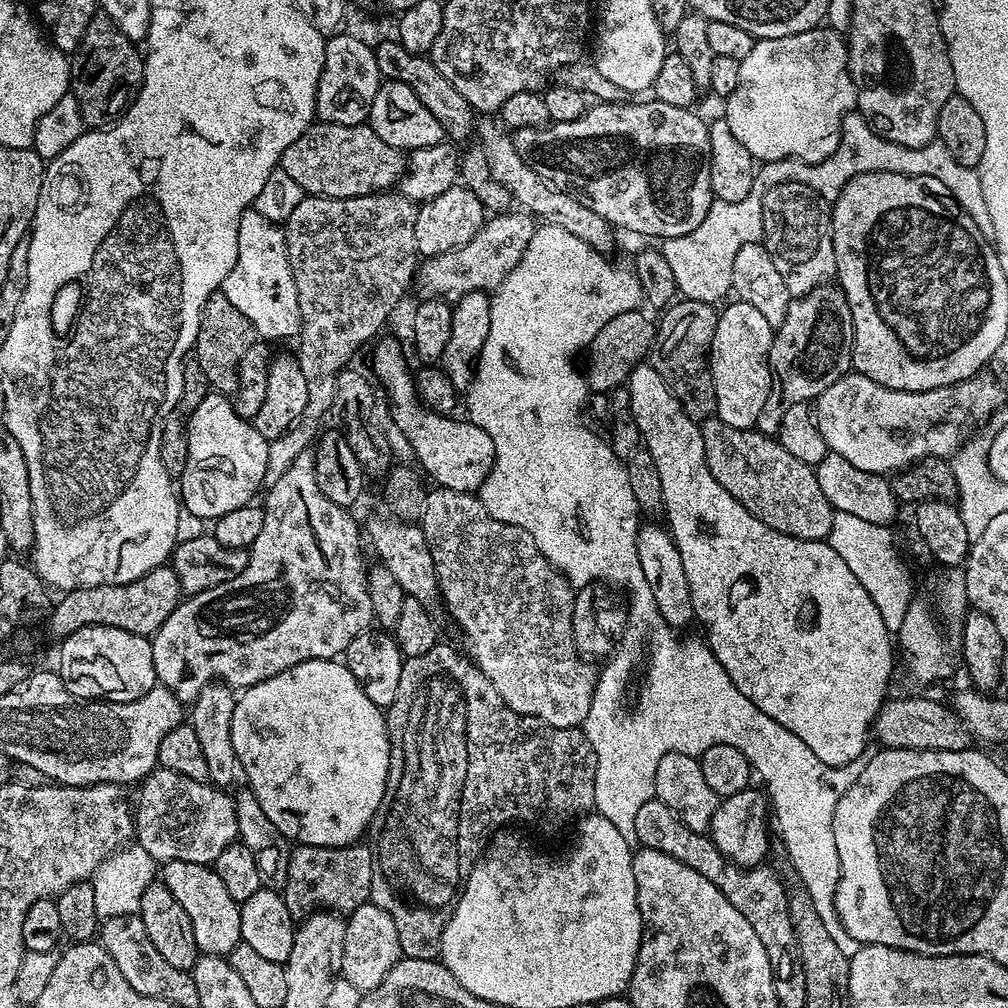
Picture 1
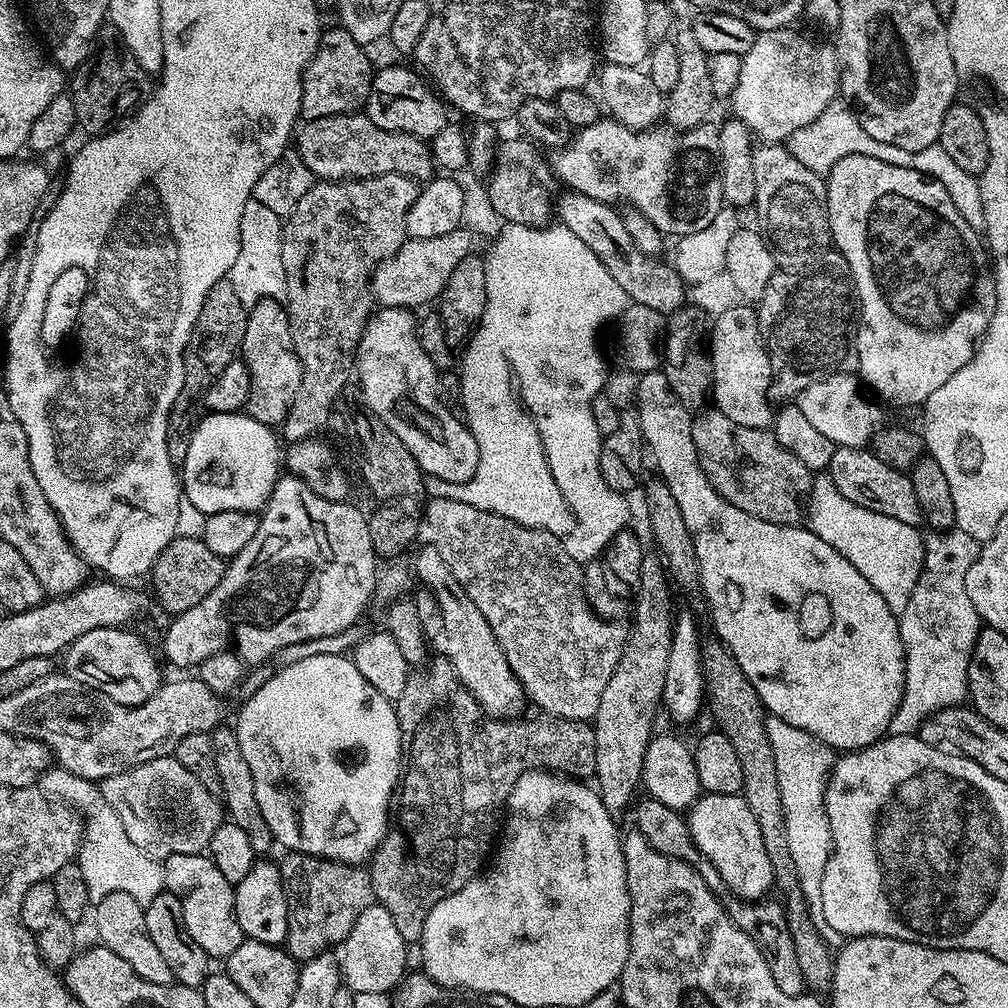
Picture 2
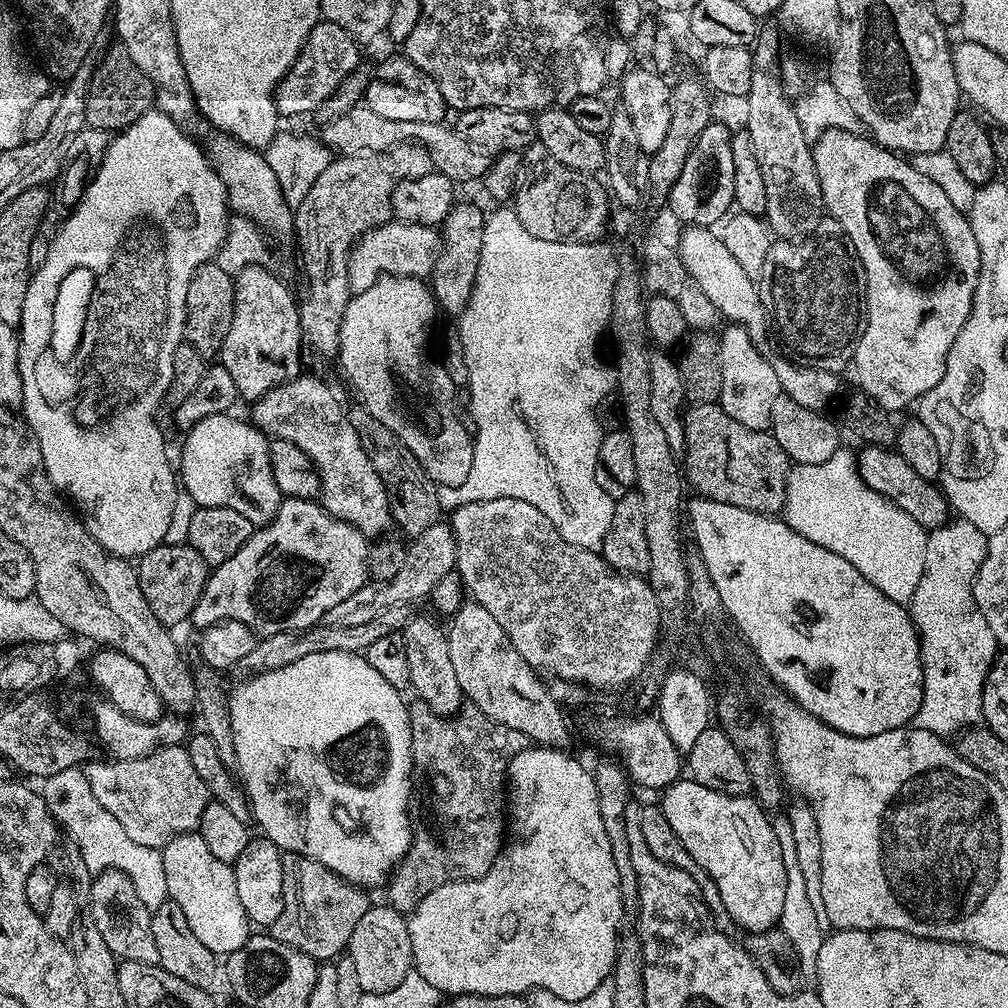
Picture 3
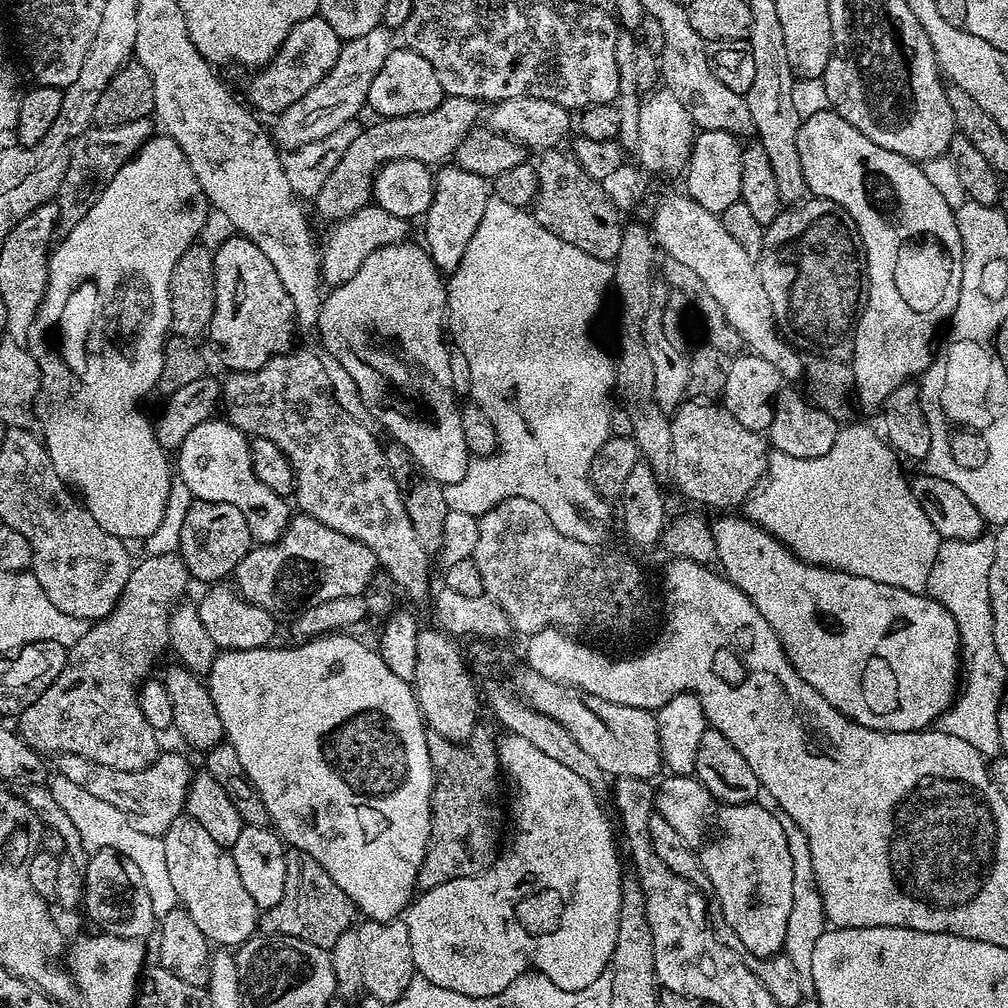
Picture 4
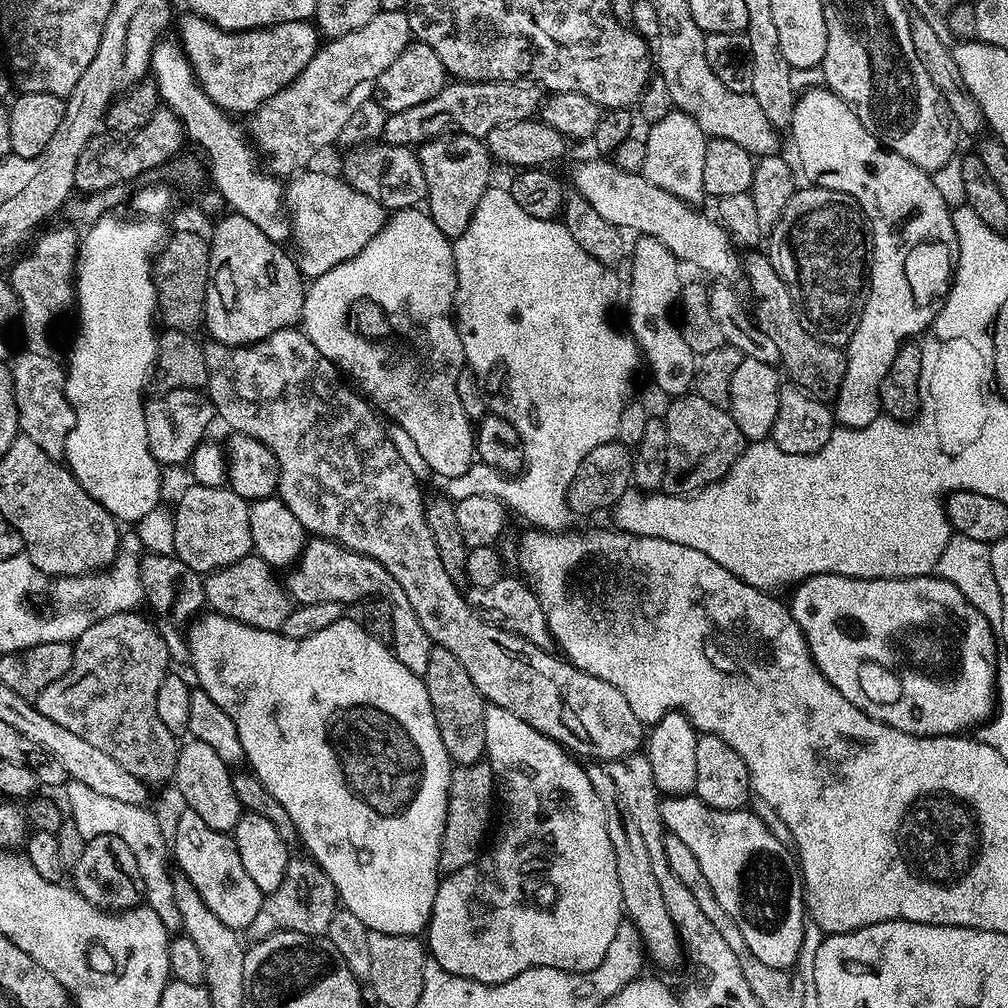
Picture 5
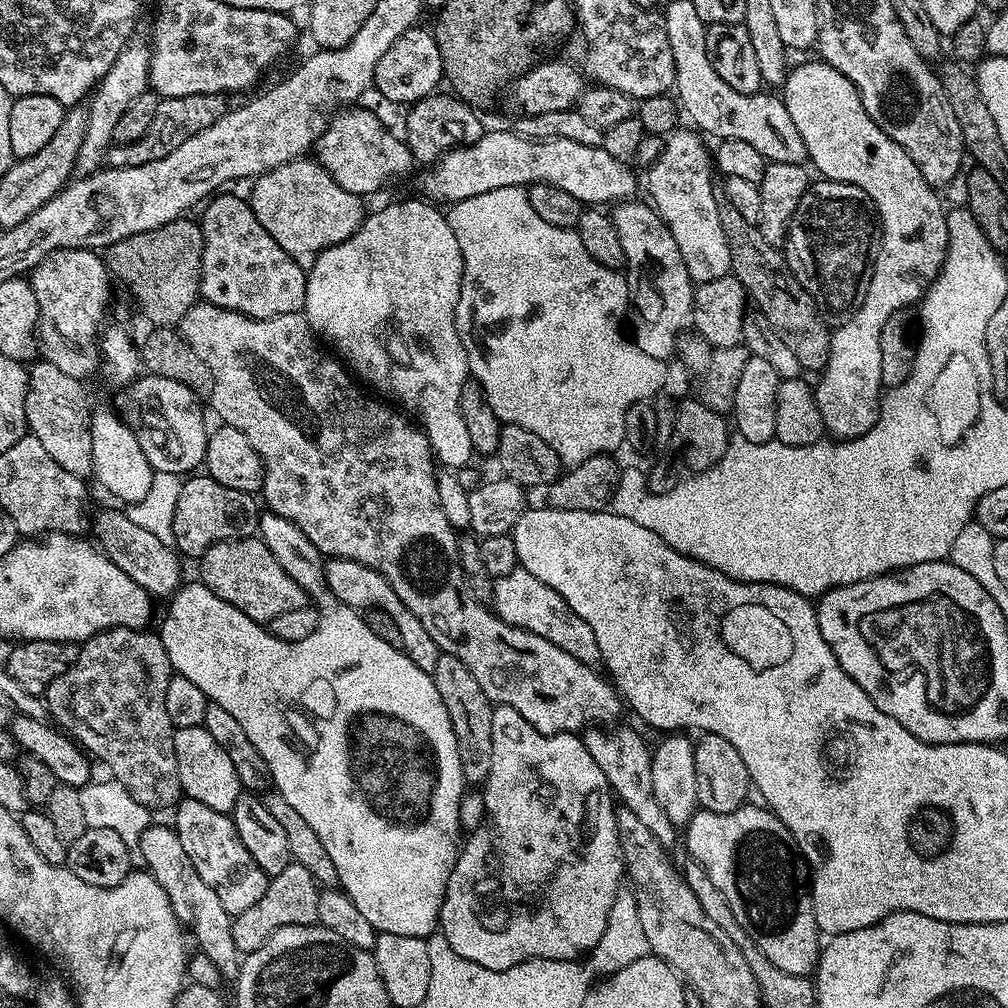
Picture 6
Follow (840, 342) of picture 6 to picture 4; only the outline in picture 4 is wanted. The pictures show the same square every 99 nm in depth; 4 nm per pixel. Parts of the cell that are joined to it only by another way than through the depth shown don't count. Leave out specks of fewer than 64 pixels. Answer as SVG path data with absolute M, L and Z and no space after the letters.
M835 110L828 112L816 112L813 116L805 115L803 117L800 129L798 130L798 158L802 158L802 174L806 178L806 186L813 197L838 202L854 218L856 229L860 231L860 237L864 243L864 253L868 263L868 295L864 297L860 320L856 324L856 337L854 338L854 350L850 357L850 363L854 370L854 382L856 383L856 400L865 408L866 411L872 412L883 409L886 398L898 390L898 386L909 383L913 378L923 374L928 365L932 363L934 355L934 344L932 348L932 339L941 331L945 322L951 321L952 312L958 306L958 294L962 290L962 262L964 261L964 251L962 250L962 234L958 234L958 222L956 213L938 194L934 182L926 178L923 167L917 161L907 160L902 154L894 154L894 150L886 150L878 146L862 130L850 126L846 118L842 118Z

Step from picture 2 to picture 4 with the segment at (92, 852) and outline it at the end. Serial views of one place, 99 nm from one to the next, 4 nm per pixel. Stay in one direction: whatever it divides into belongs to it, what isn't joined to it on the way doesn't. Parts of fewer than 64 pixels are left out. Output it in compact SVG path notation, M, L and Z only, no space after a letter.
M56 774L50 781L50 787L54 794L54 802L62 806L64 813L69 816L75 825L82 844L89 852L98 849L114 849L129 858L134 866L141 871L142 880L146 885L147 894L150 897L150 904L153 907L157 919L165 917L170 910L179 905L179 900L171 885L170 874L167 873L166 848L163 837L142 834L135 830L127 820L127 816L120 810L110 806L110 802L102 802L102 798L94 798L82 786L70 782L70 778Z

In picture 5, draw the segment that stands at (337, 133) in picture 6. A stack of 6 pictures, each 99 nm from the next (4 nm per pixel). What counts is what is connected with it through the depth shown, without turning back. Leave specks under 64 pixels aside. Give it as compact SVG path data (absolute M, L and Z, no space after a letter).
M367 142L353 147L344 160L343 179L350 187L374 198L385 210L417 207L427 197L426 178L422 178L419 155L402 144Z

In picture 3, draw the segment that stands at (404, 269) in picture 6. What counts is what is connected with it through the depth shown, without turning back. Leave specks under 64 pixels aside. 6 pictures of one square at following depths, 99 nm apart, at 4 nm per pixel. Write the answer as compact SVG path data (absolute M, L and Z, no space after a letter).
M382 275L370 290L355 293L342 314L338 364L356 387L363 408L408 447L437 486L445 488L466 482L474 436L460 421L450 374L424 349L436 316L436 299L423 279Z

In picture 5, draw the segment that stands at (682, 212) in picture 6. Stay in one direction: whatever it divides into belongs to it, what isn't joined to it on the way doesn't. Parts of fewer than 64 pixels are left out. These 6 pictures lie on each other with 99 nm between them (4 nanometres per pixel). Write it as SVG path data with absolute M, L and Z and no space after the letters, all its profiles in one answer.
M679 110L668 112L666 118L662 118L657 124L651 125L647 131L648 136L643 137L646 146L646 162L642 173L644 177L650 182L654 182L654 186L662 186L662 190L682 198L687 204L699 205L701 203L699 200L705 199L706 196L702 186L702 170L706 166L706 146L709 137L704 135L704 131L698 126L698 122L694 122L694 118L690 118L690 114Z

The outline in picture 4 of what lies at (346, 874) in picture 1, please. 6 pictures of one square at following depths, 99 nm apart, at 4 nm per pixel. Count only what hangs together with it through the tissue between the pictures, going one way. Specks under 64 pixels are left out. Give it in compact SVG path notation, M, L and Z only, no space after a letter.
M295 850L285 851L286 890L278 906L267 909L259 917L258 928L265 936L296 936L302 942L310 942L319 948L332 949L338 938L353 927L352 919L357 919L356 905L352 899L310 858L310 854Z

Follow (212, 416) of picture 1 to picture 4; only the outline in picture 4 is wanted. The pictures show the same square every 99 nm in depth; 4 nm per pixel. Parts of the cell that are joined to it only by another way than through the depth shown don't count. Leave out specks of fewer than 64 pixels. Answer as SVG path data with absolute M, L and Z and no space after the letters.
M213 418L194 426L186 442L174 456L174 468L178 480L188 487L189 497L206 502L230 502L242 510L246 526L250 526L253 541L257 545L273 544L288 528L289 501L274 494L270 486L258 482L254 462L250 454L250 440L243 432L224 418Z

